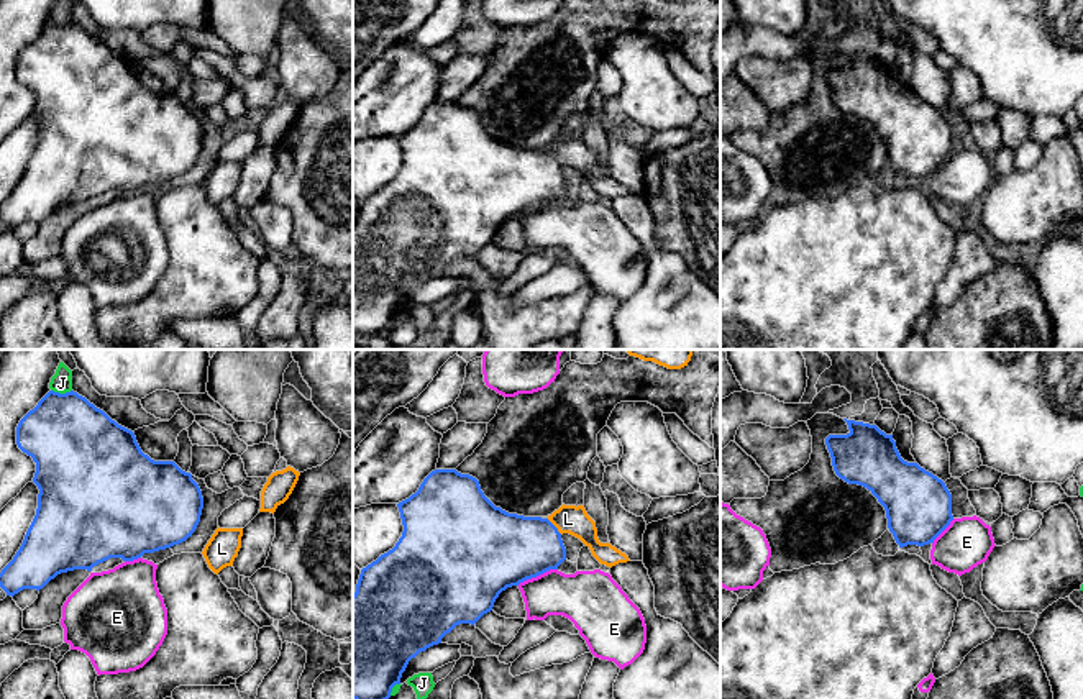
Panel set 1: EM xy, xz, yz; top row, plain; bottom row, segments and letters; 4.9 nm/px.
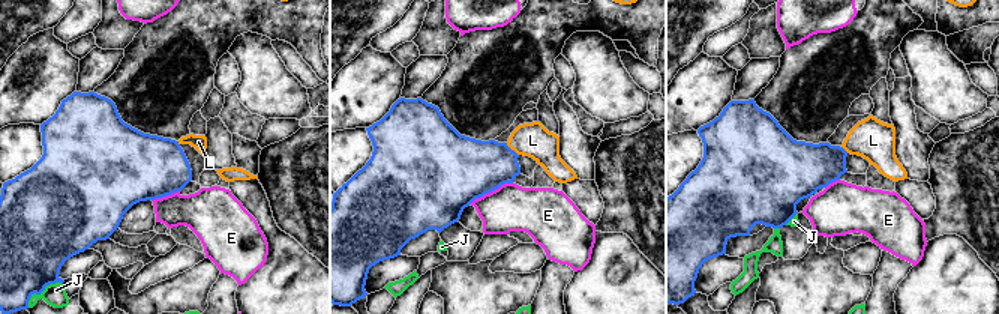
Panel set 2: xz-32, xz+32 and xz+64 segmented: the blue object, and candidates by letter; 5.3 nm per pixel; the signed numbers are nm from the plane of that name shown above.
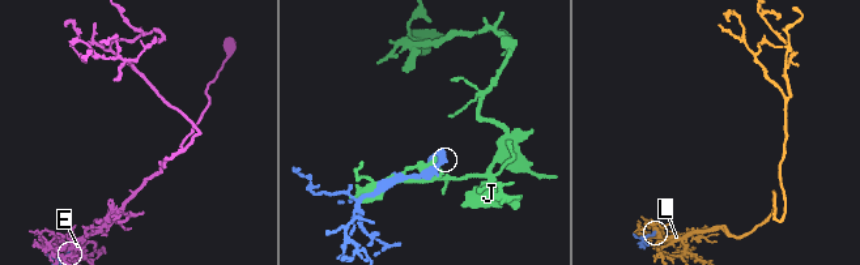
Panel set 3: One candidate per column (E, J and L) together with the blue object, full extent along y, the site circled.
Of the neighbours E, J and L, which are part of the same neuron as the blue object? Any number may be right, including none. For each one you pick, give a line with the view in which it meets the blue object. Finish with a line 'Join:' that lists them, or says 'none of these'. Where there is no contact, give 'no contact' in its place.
L: meets blue in xz
Join: L

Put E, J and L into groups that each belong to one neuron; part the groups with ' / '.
E / J / L

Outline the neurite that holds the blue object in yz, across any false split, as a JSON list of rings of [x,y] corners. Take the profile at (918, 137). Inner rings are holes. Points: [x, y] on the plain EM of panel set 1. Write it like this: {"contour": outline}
{"contour": [[[843,53],[850,64],[825,71],[835,107],[848,116],[866,120],[878,131],[886,143],[888,161],[899,180],[934,176],[953,153],[952,126],[945,115],[917,95],[904,94],[893,67],[886,67],[876,57]]]}

